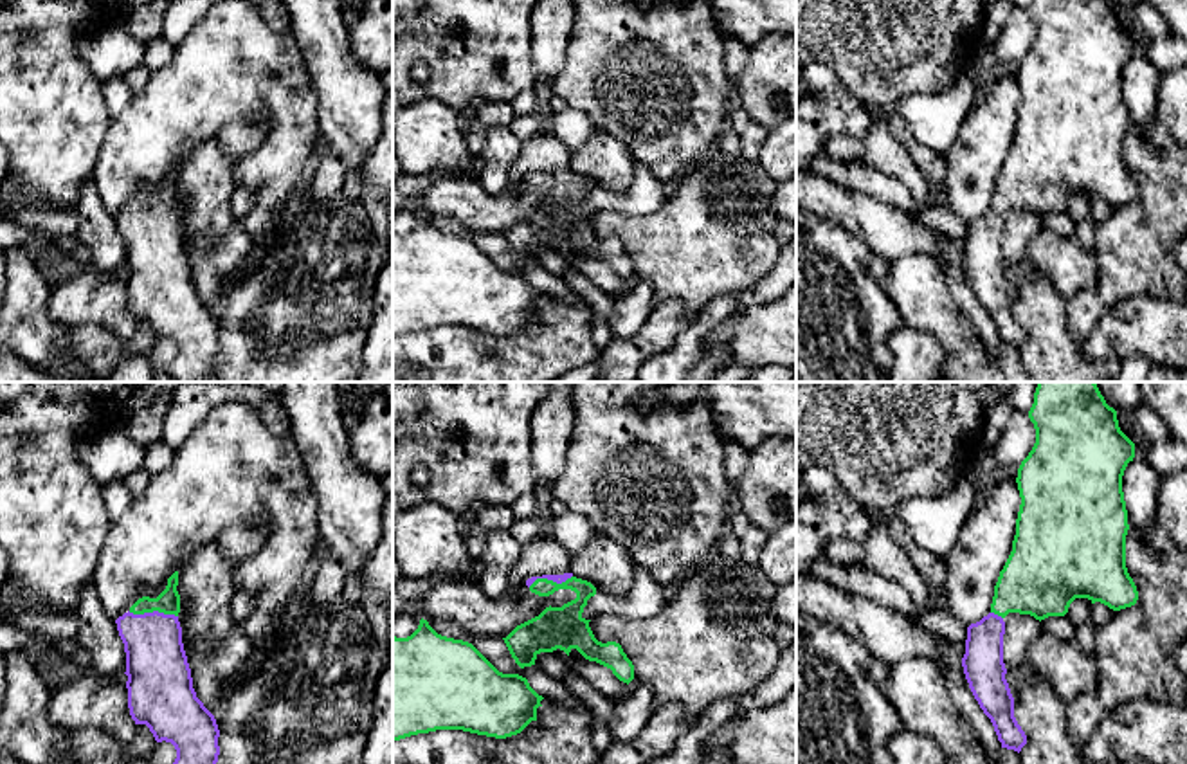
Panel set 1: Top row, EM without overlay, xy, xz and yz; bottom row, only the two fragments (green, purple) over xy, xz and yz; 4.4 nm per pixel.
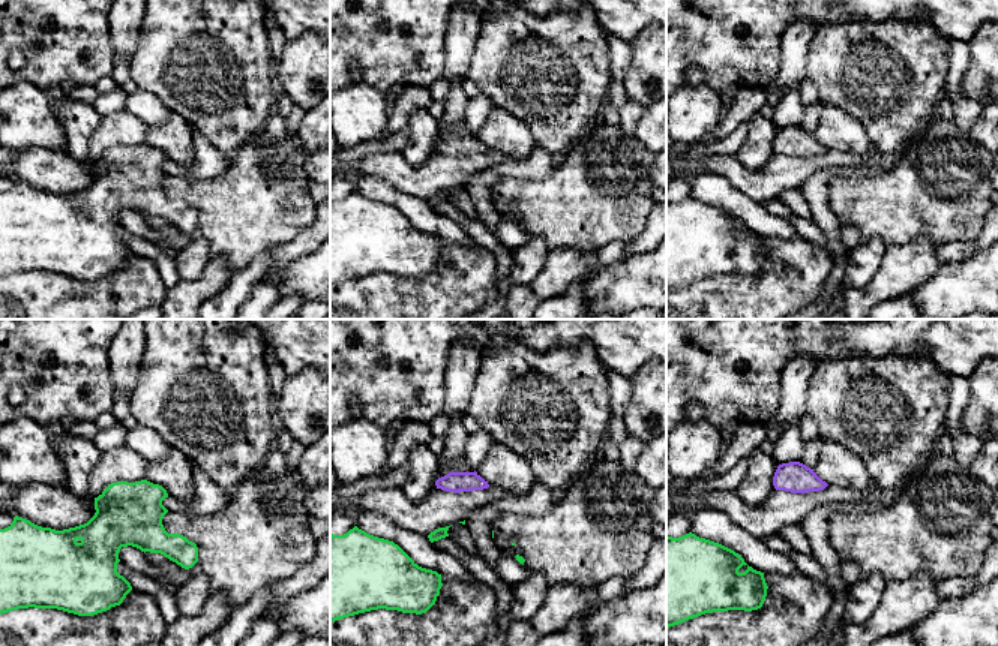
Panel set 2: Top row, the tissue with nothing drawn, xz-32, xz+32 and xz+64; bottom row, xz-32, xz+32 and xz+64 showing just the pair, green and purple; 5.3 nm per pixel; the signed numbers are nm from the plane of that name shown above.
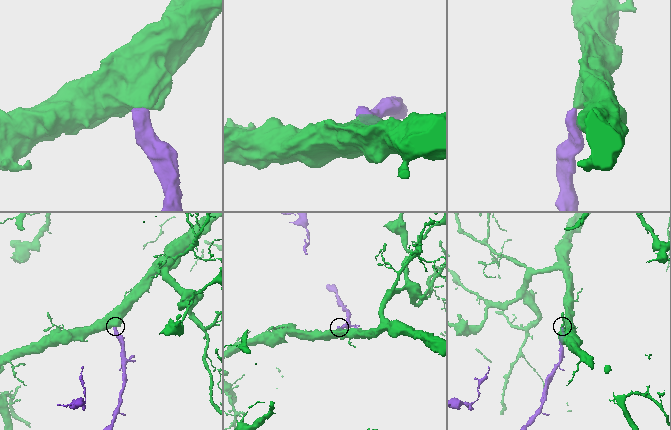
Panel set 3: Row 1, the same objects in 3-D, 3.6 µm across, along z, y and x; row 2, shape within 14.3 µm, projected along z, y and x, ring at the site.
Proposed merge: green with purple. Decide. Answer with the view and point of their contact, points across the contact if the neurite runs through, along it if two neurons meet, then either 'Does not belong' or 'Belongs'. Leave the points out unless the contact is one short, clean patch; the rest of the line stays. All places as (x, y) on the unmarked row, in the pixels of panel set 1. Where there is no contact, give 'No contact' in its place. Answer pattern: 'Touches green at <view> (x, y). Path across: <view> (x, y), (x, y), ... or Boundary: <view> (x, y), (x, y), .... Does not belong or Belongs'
Touches green at xy (154, 206). Path across: xy (168, 199), (154, 206), (157, 262). Belongs

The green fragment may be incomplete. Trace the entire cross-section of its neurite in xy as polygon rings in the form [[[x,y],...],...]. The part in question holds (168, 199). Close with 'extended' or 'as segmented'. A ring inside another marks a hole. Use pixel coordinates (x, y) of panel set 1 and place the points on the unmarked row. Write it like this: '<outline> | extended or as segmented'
[[[178,168],[157,195],[139,195],[115,216],[126,249],[128,305],[157,339],[175,342],[177,355],[166,369],[171,382],[220,382],[220,326],[193,285],[177,182]]] | extended

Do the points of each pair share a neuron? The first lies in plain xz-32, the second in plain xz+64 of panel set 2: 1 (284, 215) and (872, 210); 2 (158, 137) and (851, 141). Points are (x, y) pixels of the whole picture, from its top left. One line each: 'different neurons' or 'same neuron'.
1: same neuron
2: same neuron

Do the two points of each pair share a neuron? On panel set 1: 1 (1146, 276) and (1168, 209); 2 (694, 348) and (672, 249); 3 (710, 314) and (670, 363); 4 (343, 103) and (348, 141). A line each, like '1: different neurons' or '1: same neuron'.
1: same neuron
2: different neurons
3: same neuron
4: same neuron

